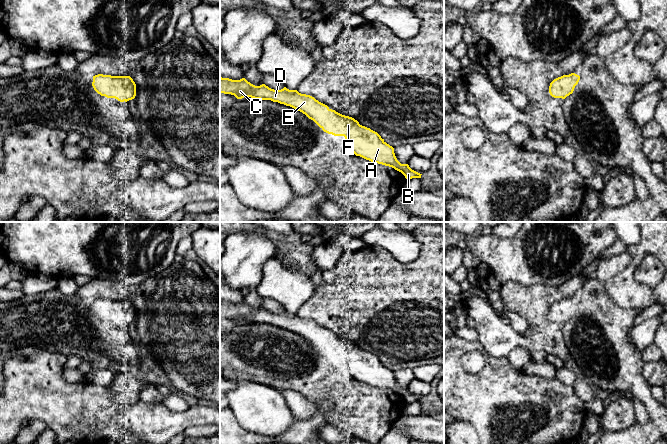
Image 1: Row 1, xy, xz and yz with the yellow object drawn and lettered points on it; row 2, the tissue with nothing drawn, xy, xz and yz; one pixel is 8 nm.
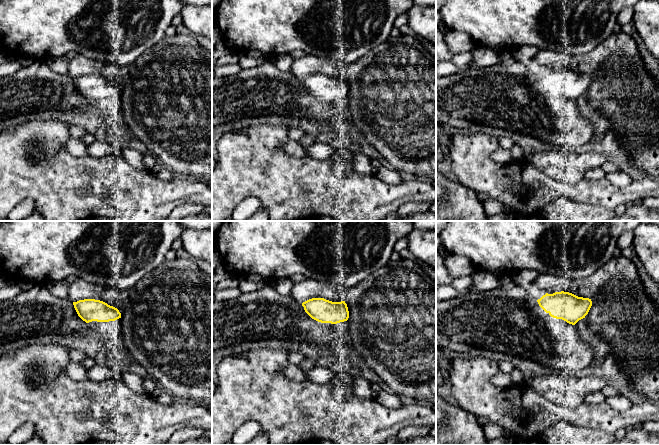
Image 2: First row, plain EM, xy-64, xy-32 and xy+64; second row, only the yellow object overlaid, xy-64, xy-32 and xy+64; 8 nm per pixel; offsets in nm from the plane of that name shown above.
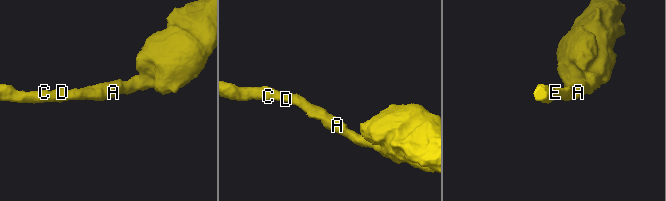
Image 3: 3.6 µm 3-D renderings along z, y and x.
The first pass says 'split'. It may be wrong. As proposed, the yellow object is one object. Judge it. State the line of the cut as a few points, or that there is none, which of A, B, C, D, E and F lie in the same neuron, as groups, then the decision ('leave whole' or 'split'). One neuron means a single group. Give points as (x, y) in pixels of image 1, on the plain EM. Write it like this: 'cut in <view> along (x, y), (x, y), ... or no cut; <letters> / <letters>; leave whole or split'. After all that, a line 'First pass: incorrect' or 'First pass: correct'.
no cut; A B C D E F; leave whole
First pass: incorrect

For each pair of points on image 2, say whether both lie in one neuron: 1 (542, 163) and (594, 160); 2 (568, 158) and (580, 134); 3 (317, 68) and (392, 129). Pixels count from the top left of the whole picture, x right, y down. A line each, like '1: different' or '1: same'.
1: same
2: different
3: same

